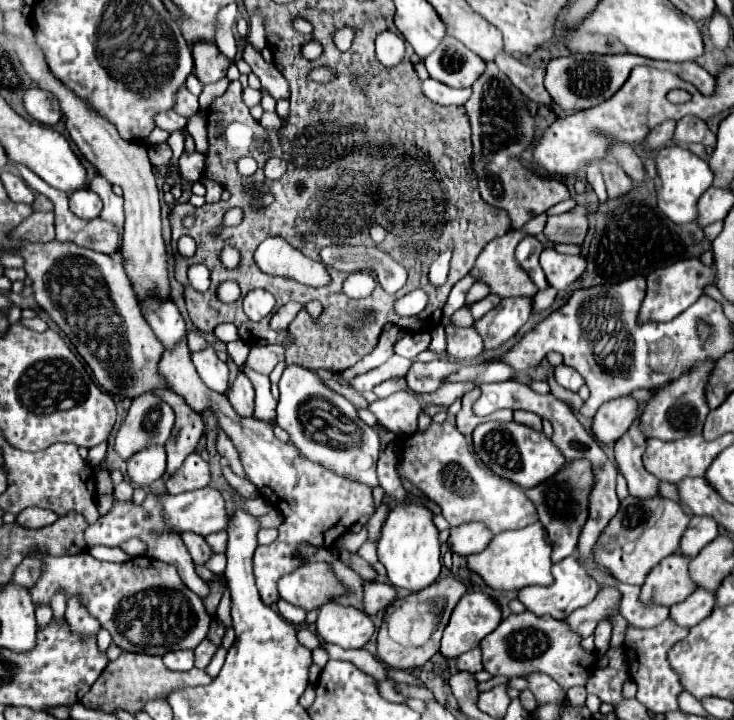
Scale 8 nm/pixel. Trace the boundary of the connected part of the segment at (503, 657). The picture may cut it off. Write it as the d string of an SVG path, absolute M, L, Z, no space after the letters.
M532 612L510 614L500 622L500 626L490 632L482 642L482 664L492 676L528 676L532 672L542 672L552 676L564 690L570 686L584 686L596 654L588 654L580 646L580 636L570 632L568 626L552 616L536 616Z

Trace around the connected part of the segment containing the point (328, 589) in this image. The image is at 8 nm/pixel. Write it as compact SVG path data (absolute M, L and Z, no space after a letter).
M316 562L304 564L282 576L278 582L278 592L286 602L302 606L310 612L312 608L320 608L330 602L342 592L342 588L336 582L336 576L332 576L330 566L326 562Z

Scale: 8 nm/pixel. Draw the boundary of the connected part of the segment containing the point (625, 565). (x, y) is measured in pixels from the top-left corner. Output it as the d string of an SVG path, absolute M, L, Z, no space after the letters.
M626 496L620 502L618 514L602 532L596 544L596 562L606 566L610 574L626 584L642 586L648 572L666 556L678 550L680 538L688 528L690 516L682 510L682 506L670 498L654 496L654 498L636 498Z

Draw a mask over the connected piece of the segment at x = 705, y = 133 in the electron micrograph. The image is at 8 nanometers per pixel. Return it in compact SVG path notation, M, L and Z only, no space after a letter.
M688 116L688 118L678 120L672 140L678 146L686 146L686 144L692 144L692 142L700 142L704 146L714 146L716 144L716 134L708 130L704 120L696 120L696 118Z

